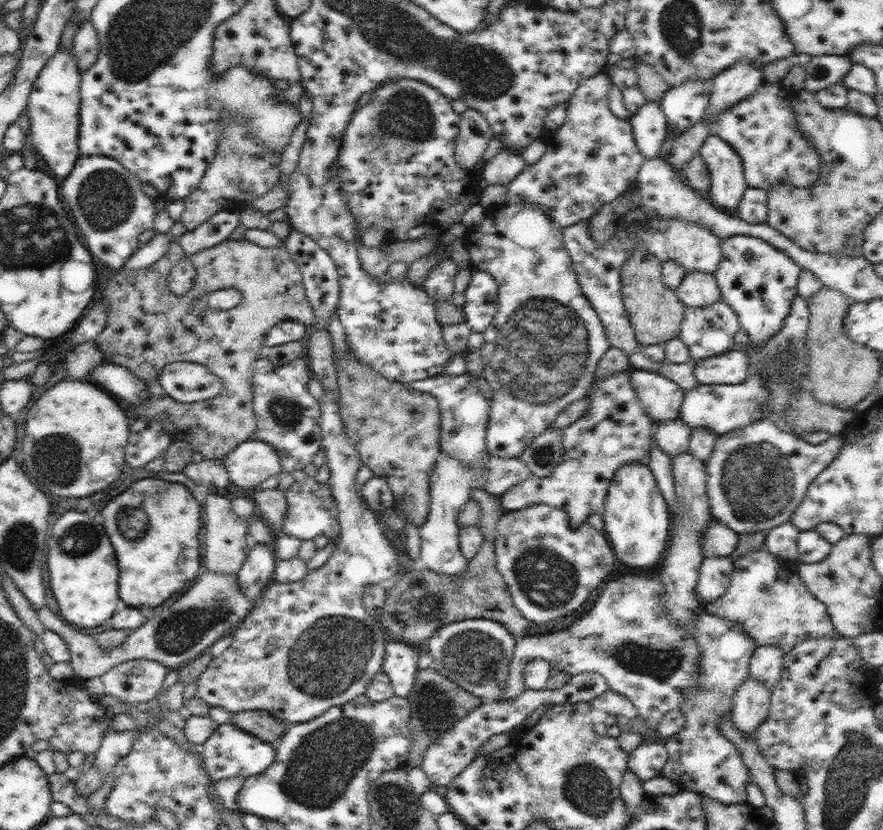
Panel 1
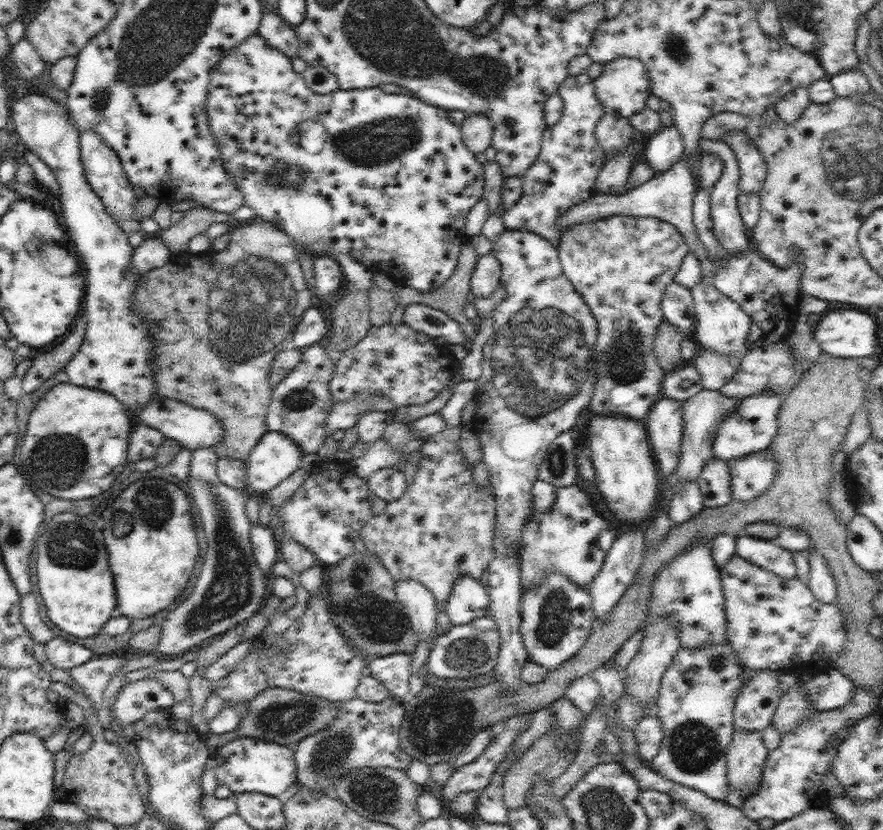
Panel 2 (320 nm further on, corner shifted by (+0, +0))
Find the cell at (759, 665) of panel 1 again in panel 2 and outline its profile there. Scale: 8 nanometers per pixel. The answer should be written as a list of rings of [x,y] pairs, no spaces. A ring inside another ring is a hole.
[[[756,670],[749,682],[744,682],[735,700],[733,710],[735,728],[740,731],[764,731],[773,719],[773,714],[779,705],[782,694],[779,691],[778,670]]]

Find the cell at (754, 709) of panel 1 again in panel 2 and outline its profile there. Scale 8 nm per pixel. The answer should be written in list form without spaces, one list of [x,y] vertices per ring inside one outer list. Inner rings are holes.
[[[734,728],[732,741],[727,749],[727,778],[729,786],[736,791],[742,791],[746,797],[756,793],[755,788],[759,786],[763,778],[763,769],[768,759],[768,750],[762,739],[760,731],[740,731]]]

